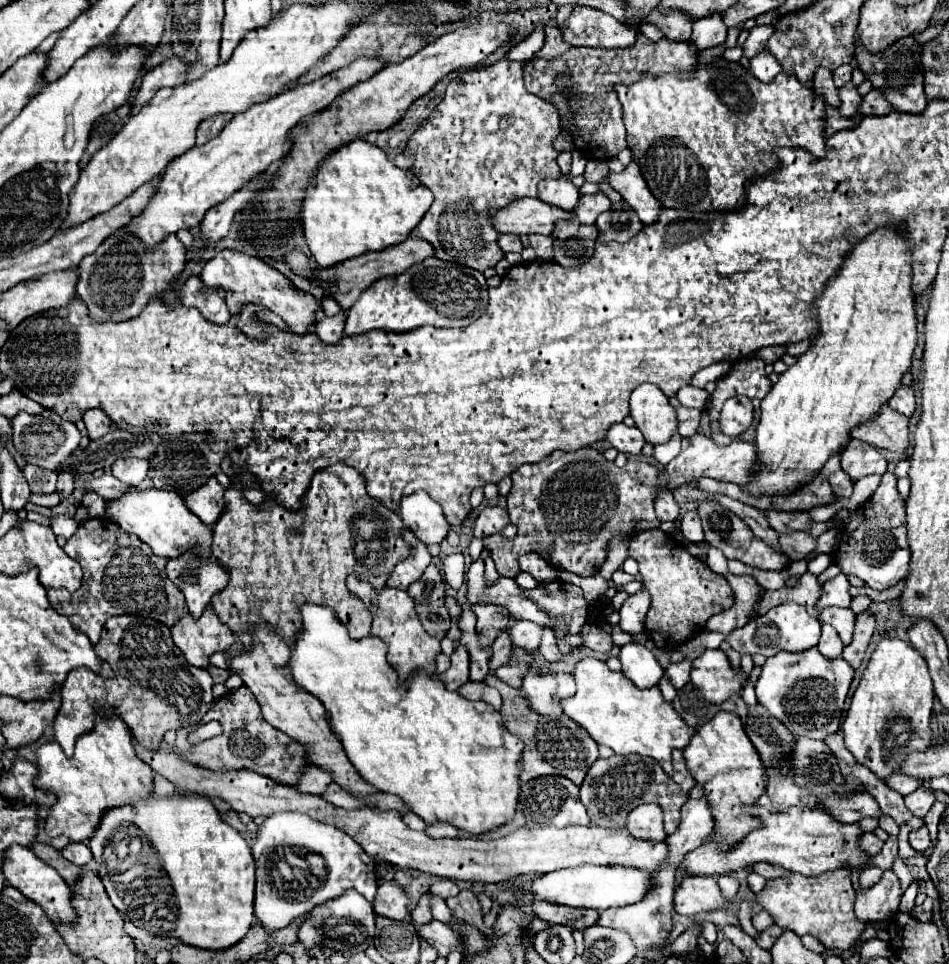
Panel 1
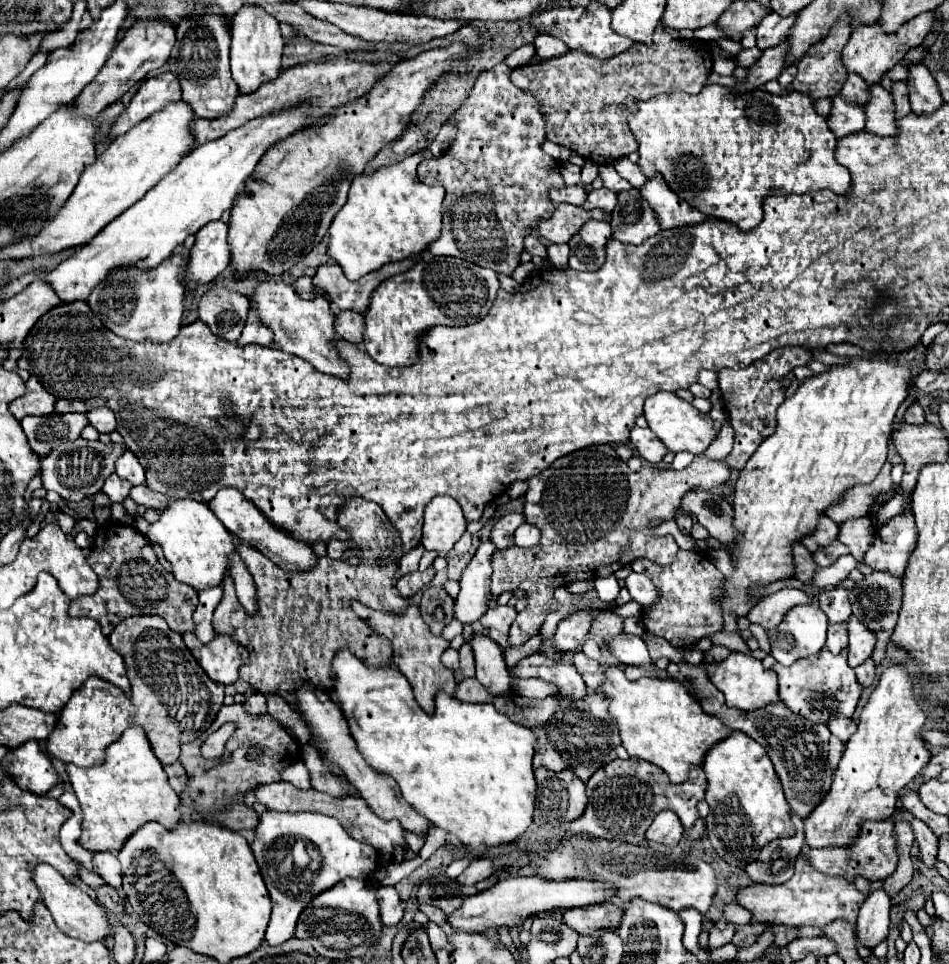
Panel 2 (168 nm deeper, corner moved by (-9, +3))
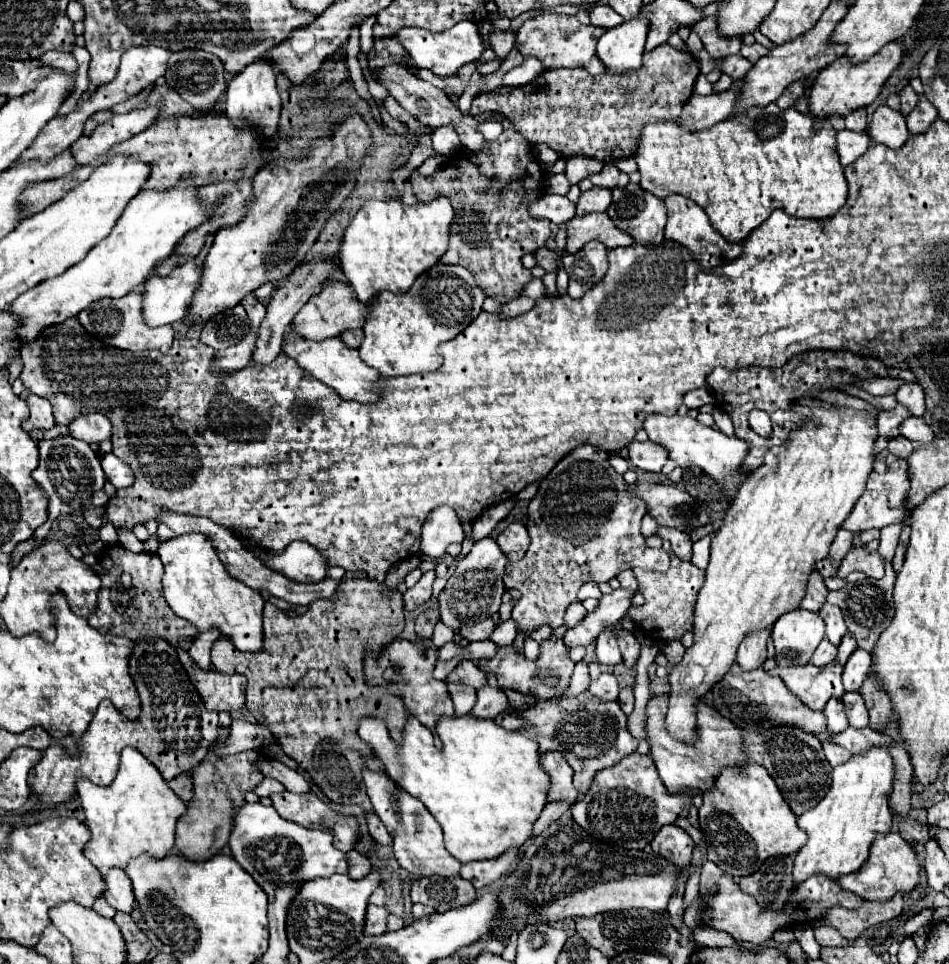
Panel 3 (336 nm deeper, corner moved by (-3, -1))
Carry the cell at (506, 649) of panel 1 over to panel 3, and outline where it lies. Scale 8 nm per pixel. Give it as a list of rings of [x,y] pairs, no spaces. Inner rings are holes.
[[[582,445],[568,453],[560,463],[556,463],[548,477],[542,479],[540,491],[528,507],[528,533],[532,539],[530,549],[524,559],[510,563],[504,575],[504,585],[522,593],[522,599],[512,609],[512,619],[520,625],[520,631],[534,631],[544,623],[552,627],[564,625],[564,613],[570,603],[574,603],[580,585],[586,581],[610,581],[620,571],[634,567],[666,571],[670,567],[668,553],[664,549],[652,549],[646,545],[646,541],[640,541],[640,523],[644,515],[644,503],[636,497],[630,497],[626,481],[612,469],[604,449]]]

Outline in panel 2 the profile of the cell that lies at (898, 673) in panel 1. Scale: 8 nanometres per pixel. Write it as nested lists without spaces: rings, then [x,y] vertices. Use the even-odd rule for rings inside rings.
[[[904,663],[884,669],[860,713],[858,731],[846,743],[828,795],[804,819],[806,845],[850,845],[862,821],[886,819],[894,813],[900,791],[928,765],[932,753],[920,735],[926,723],[926,711],[916,701],[914,687],[916,677],[906,671]]]

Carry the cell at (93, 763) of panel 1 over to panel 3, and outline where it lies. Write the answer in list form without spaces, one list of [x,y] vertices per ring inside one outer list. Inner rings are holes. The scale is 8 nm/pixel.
[[[132,747],[122,751],[118,775],[110,787],[98,787],[80,779],[78,797],[82,799],[86,825],[92,833],[92,839],[84,847],[84,855],[98,869],[126,869],[138,855],[164,859],[174,847],[176,821],[186,813],[186,803],[168,787],[160,771]]]

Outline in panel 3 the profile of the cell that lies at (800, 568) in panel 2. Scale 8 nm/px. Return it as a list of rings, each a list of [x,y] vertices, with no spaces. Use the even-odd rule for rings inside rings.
[[[814,571],[814,575],[810,575],[810,581],[808,581],[808,591],[806,591],[806,597],[802,601],[800,607],[808,609],[808,611],[814,611],[818,613],[822,609],[822,605],[826,603],[826,587],[824,587],[824,579],[818,571]]]

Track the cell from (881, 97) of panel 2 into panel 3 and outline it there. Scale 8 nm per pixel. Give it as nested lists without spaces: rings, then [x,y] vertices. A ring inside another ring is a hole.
[[[880,105],[874,111],[868,135],[876,143],[882,143],[882,145],[886,145],[890,149],[902,147],[910,137],[904,115],[898,113],[898,111],[892,111],[888,105]]]

